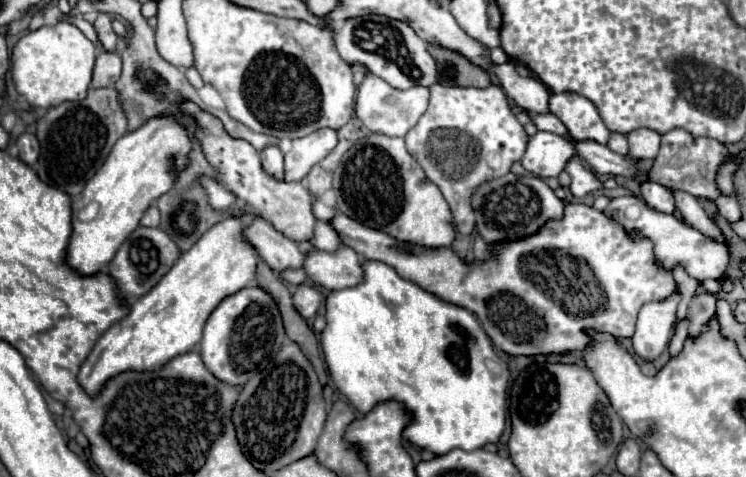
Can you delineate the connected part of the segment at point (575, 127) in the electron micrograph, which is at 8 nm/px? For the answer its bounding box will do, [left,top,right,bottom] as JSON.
[549,92,611,146]

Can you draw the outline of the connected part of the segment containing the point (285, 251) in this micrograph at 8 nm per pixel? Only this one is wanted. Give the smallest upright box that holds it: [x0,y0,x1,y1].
[245,218,307,274]

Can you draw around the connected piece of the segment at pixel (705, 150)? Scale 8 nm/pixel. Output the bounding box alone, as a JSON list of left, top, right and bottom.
[647,130,727,200]

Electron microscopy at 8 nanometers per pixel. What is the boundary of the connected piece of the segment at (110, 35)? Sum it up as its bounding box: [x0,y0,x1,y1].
[93,14,119,50]

